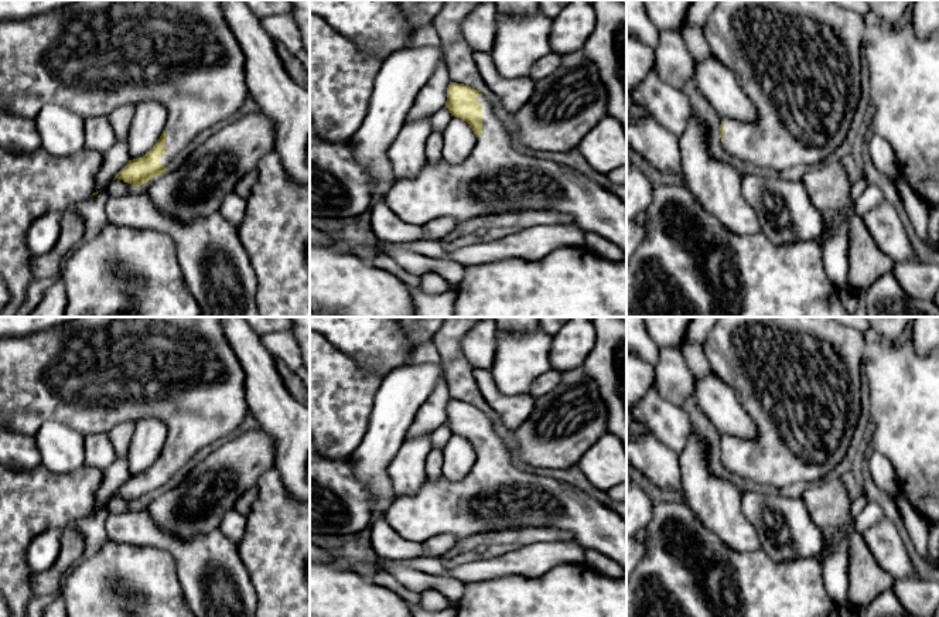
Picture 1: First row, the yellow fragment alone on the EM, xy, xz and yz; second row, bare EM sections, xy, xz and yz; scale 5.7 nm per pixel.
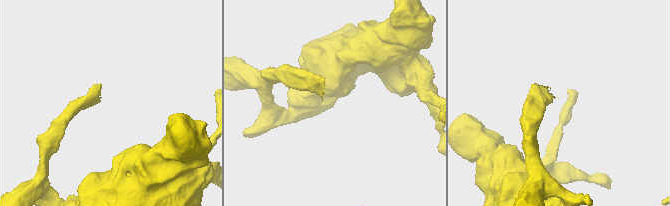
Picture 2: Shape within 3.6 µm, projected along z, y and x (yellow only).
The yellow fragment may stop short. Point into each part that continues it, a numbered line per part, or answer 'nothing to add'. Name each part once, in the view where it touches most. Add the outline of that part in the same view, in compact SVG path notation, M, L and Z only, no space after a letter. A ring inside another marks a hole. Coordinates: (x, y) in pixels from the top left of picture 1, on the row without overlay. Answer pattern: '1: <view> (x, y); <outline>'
1: xz (497, 494); M484 412L478 413L477 419L482 423L482 451L477 454L472 470L460 481L450 481L445 477L433 481L427 477L416 494L396 495L382 509L383 519L412 542L424 542L438 535L454 535L464 541L477 534L508 528L552 526L567 531L584 549L601 552L615 560L624 567L624 577L626 577L626 521L576 484L520 470L498 436L494 422Z

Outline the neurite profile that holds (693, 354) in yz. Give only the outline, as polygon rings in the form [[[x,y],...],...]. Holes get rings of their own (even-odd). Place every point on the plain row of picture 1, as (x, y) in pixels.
[[[687,342],[683,345],[682,352],[689,369],[696,378],[703,378],[711,374],[711,368],[704,357],[701,344]]]

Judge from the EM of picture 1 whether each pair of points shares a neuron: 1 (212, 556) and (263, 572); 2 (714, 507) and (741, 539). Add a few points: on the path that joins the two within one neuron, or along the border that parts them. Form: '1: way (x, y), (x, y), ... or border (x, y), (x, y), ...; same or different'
1: border (236, 544), (238, 554), (258, 597); different
2: way (723, 515), (736, 531); same

